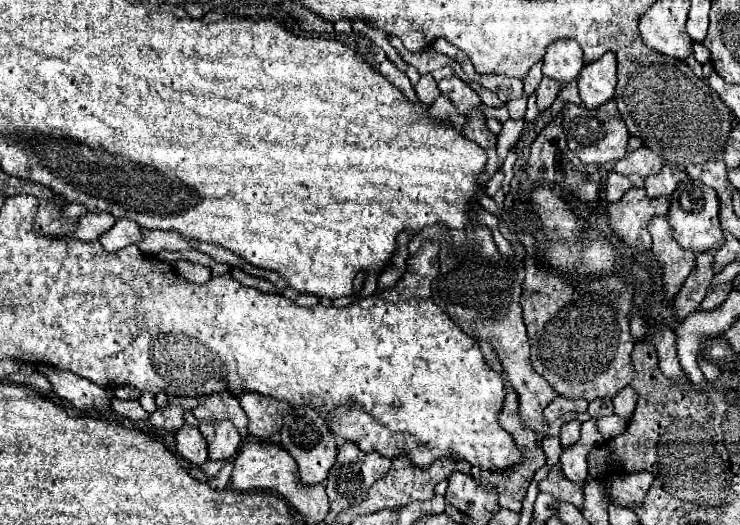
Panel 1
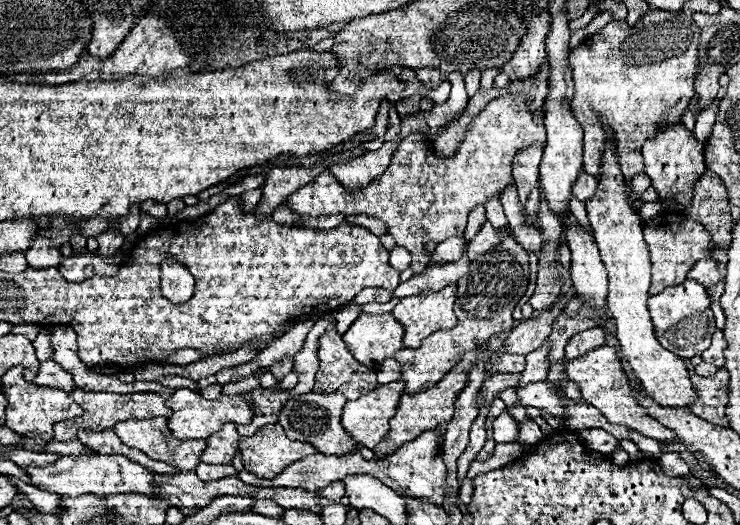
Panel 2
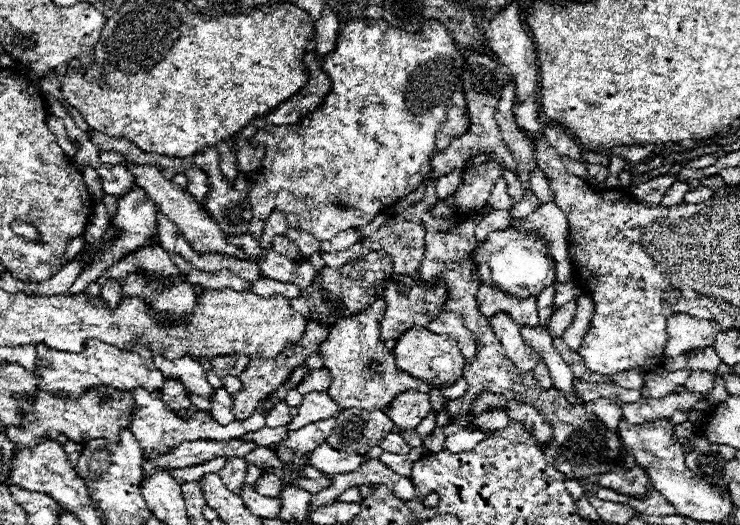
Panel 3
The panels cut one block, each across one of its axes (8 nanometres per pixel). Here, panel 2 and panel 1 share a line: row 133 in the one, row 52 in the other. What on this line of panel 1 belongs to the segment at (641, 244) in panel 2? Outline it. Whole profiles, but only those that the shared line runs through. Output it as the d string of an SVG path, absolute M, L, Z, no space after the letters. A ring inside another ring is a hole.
M612 52L586 64L578 76L580 98L586 108L602 106L614 98L616 88L616 56Z

